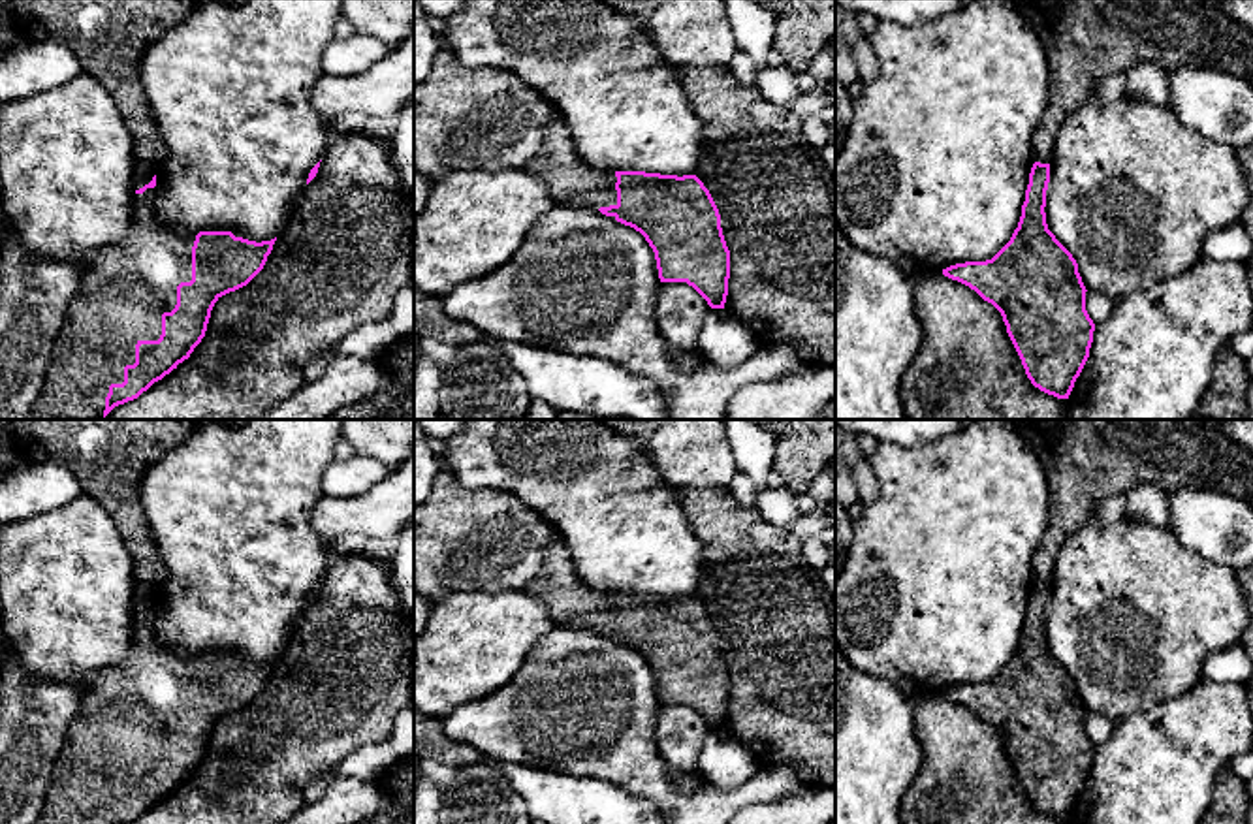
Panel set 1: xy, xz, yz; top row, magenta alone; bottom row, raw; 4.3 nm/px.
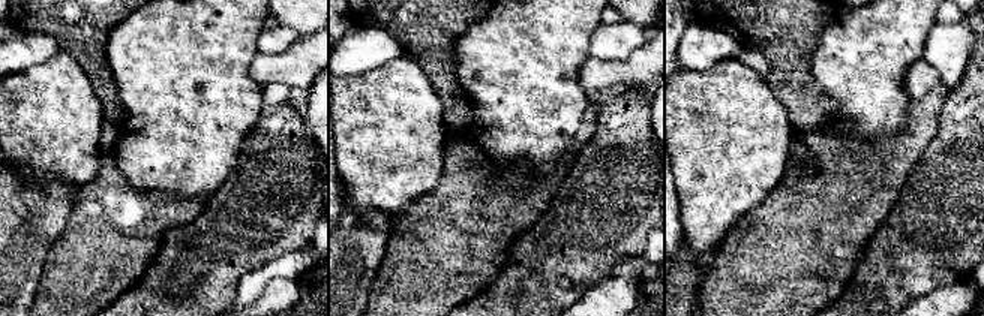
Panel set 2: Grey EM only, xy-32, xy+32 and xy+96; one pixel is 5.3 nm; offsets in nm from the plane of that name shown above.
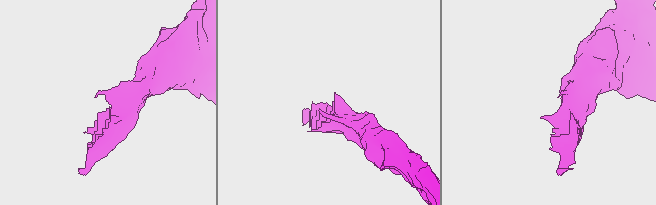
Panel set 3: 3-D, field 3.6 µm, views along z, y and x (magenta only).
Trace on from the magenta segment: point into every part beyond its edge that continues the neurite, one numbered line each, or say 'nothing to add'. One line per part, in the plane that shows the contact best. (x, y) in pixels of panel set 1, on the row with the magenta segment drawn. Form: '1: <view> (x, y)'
1: xy (126, 286)

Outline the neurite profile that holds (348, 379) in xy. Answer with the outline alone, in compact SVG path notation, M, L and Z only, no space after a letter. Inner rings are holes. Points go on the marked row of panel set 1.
M339 356L314 384L303 386L260 420L322 420L337 408L367 399L378 382L378 359Z

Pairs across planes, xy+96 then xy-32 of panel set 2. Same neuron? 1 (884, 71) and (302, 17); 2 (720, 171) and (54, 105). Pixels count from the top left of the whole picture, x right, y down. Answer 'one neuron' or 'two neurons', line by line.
1: two neurons
2: one neuron

